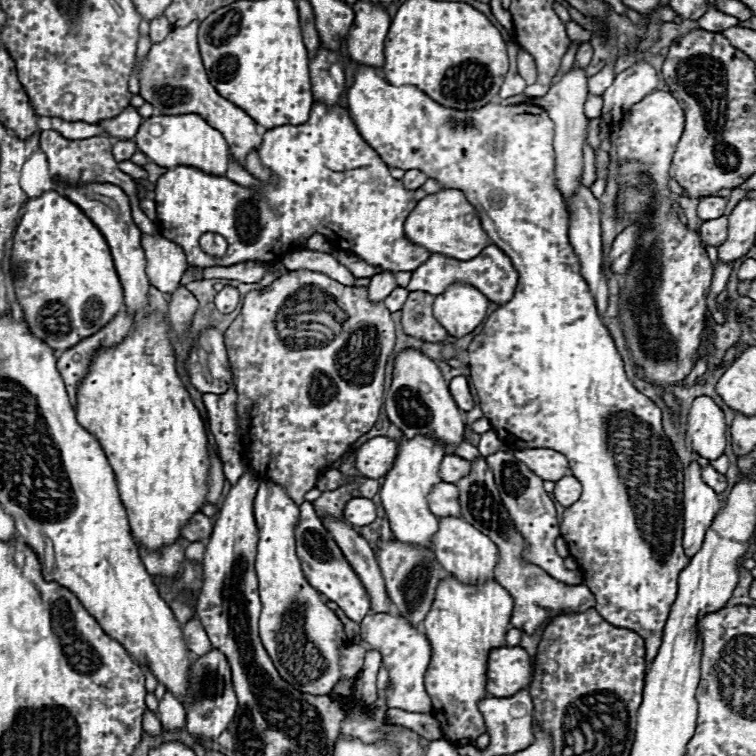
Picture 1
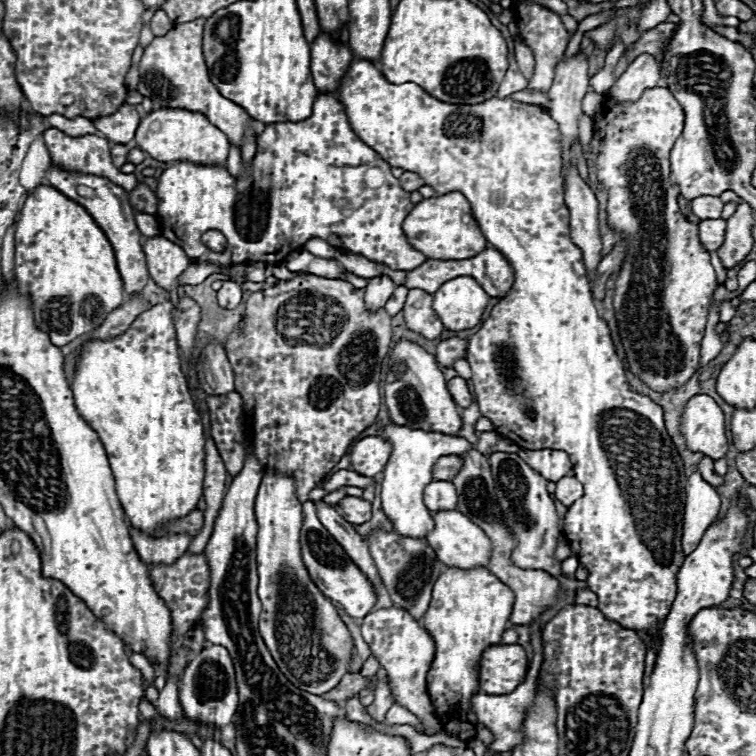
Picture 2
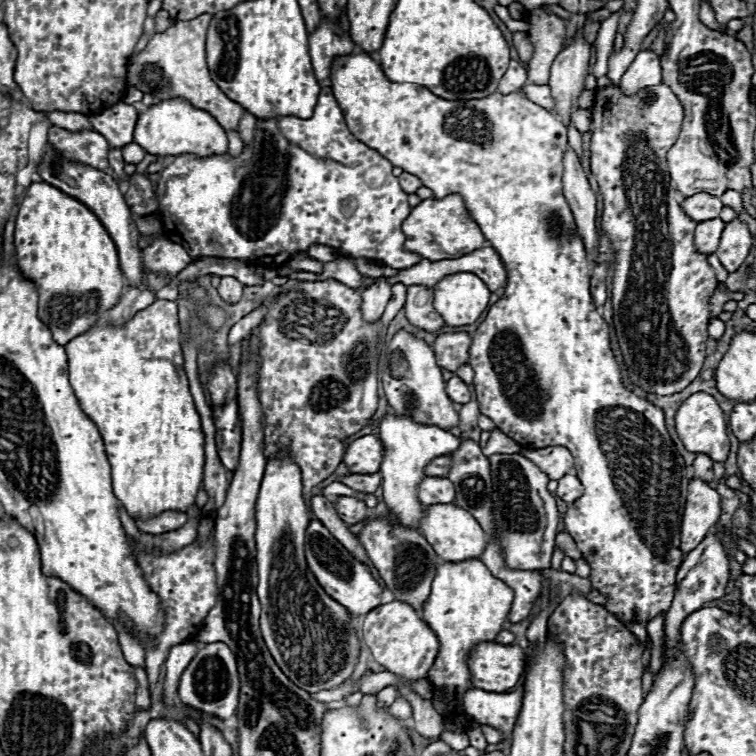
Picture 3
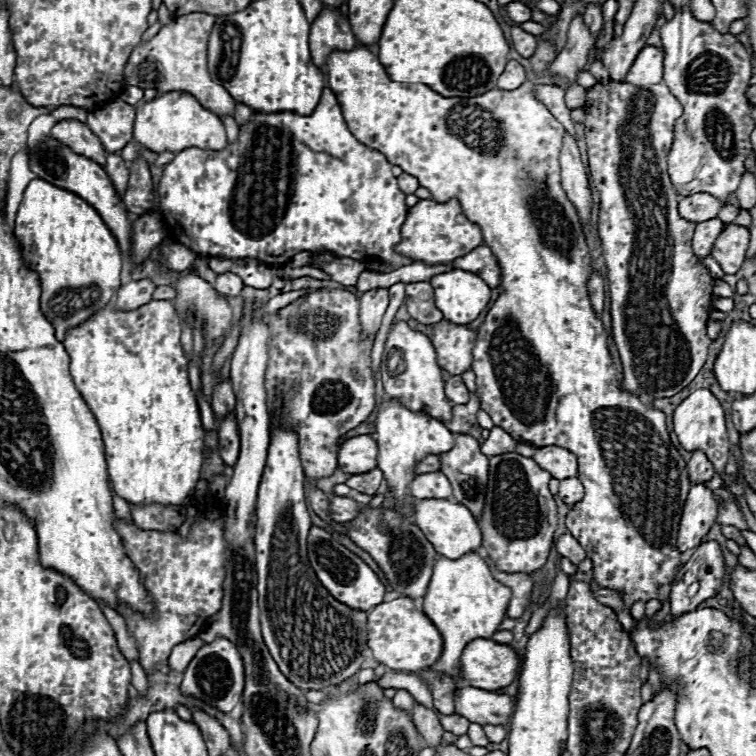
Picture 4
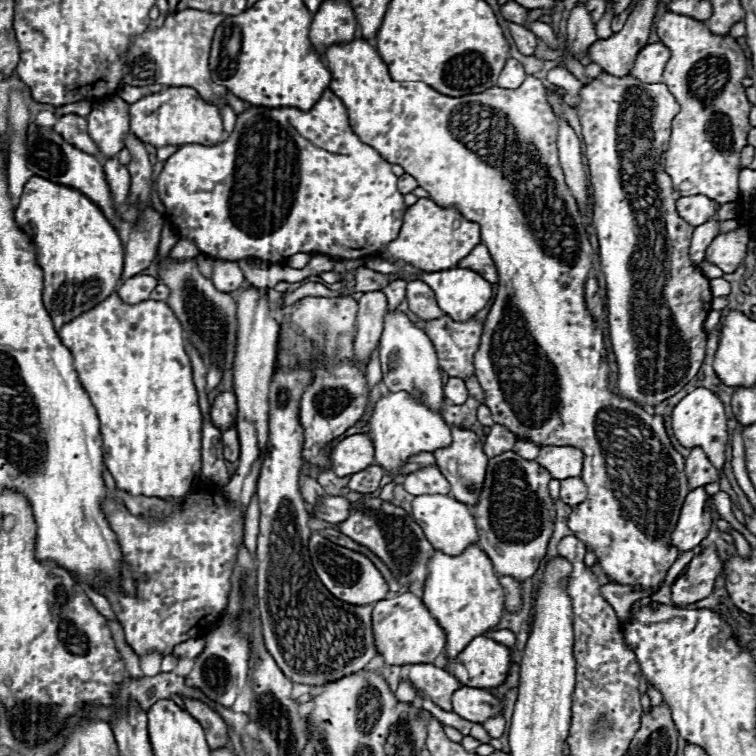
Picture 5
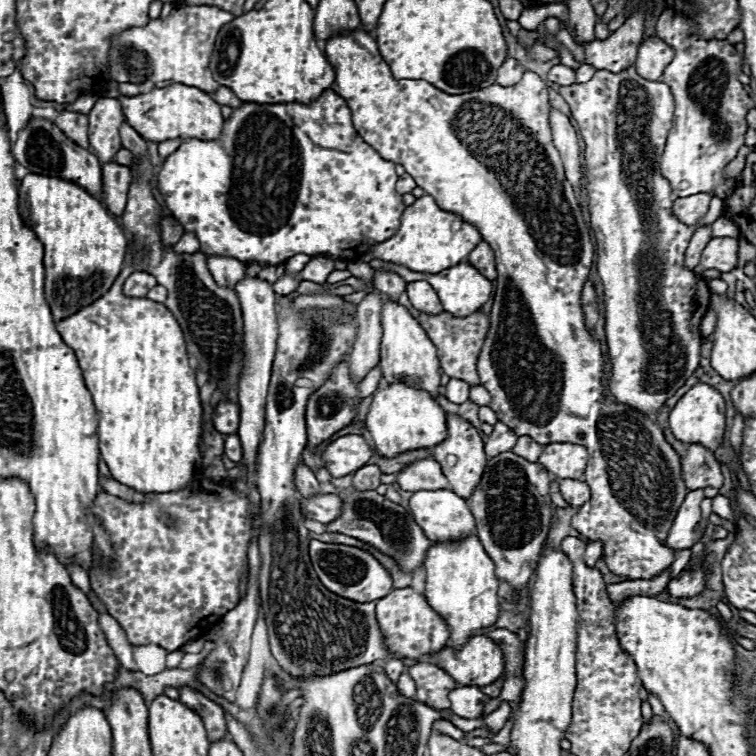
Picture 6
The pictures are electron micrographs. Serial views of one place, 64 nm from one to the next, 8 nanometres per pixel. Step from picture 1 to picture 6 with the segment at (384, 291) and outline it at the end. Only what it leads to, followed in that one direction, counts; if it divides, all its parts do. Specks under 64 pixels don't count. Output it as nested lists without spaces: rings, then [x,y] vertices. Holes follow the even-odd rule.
[[[368,294],[356,308],[358,340],[354,342],[352,354],[348,356],[350,376],[360,382],[380,360],[380,338],[382,338],[382,298],[378,294]]]

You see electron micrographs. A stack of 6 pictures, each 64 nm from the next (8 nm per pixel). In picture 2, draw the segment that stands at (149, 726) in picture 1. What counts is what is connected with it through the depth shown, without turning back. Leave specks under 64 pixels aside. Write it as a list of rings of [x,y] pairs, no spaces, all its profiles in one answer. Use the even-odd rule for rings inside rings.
[[[146,696],[140,700],[138,710],[140,710],[140,716],[144,716],[148,722],[154,722],[154,718],[156,718],[156,706],[150,704],[150,702],[146,700]]]

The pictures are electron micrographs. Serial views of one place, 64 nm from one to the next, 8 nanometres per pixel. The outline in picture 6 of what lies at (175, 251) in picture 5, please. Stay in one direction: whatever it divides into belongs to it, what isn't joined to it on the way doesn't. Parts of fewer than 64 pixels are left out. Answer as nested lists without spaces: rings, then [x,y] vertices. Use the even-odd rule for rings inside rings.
[[[184,232],[184,236],[180,238],[180,242],[174,244],[174,250],[176,250],[178,254],[182,254],[182,252],[186,252],[186,254],[198,252],[198,250],[200,250],[200,244],[198,244],[196,234],[194,234],[194,232]]]

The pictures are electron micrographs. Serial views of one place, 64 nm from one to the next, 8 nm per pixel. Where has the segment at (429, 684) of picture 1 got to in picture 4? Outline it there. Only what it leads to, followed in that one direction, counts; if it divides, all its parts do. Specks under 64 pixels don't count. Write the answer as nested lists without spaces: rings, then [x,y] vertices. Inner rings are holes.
[[[468,552],[456,560],[438,556],[432,580],[424,596],[424,614],[434,622],[434,626],[440,630],[444,638],[442,656],[438,664],[432,666],[432,670],[442,672],[458,682],[460,680],[458,666],[464,646],[476,638],[490,638],[504,620],[508,602],[510,602],[510,588],[494,580],[486,560],[478,552]]]

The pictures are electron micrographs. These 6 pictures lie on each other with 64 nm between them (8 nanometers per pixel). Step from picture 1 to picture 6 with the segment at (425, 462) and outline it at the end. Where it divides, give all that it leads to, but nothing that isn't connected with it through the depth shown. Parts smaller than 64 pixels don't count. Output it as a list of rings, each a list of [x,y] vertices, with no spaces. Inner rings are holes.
[[[380,382],[366,416],[366,428],[370,430],[380,456],[396,456],[408,450],[432,448],[446,440],[446,414],[438,400],[422,388],[404,382]]]

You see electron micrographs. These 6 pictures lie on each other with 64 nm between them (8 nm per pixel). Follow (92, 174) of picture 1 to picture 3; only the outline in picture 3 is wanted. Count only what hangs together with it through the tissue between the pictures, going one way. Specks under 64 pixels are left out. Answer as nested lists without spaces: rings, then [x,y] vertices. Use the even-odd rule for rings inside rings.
[[[52,126],[48,132],[48,142],[66,158],[90,164],[98,170],[112,174],[112,170],[108,168],[110,146],[106,144],[106,140],[102,140],[102,136],[98,136],[98,132],[92,130],[70,132],[66,128]]]

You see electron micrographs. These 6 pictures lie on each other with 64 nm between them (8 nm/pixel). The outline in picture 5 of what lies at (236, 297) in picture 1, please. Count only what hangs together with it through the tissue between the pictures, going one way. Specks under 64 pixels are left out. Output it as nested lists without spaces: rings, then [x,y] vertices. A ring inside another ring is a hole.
[[[214,260],[212,262],[212,282],[222,292],[234,292],[242,286],[244,274],[234,260]]]

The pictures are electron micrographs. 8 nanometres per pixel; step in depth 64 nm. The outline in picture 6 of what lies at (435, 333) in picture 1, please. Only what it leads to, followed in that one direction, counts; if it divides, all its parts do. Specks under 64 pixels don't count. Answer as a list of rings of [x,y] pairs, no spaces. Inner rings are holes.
[[[424,280],[410,282],[408,288],[406,288],[406,292],[408,292],[410,302],[414,304],[414,308],[420,310],[420,312],[434,314],[434,312],[442,312],[444,310],[442,304],[440,304],[440,298],[436,294],[436,290],[428,282],[424,282]]]

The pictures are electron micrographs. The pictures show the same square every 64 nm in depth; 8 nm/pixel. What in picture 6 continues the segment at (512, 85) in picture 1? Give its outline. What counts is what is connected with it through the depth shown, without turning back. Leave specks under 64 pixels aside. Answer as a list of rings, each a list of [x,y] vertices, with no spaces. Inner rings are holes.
[[[506,58],[504,64],[498,70],[498,80],[496,82],[502,84],[502,86],[516,84],[522,78],[522,72],[524,72],[524,68],[518,64],[516,58]]]

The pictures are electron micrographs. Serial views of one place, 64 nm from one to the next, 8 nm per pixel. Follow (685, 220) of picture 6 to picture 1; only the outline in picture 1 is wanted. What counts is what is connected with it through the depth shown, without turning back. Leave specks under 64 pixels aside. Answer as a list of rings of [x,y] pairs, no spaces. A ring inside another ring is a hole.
[[[706,196],[706,198],[700,198],[700,202],[696,206],[696,212],[702,220],[714,220],[714,218],[724,214],[726,202],[728,200],[720,198],[720,196]]]

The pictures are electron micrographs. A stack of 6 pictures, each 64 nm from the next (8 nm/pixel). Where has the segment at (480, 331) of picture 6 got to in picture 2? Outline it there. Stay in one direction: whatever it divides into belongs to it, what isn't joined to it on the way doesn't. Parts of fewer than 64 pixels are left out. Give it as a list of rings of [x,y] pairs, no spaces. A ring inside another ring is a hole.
[[[454,336],[454,338],[444,338],[444,340],[440,340],[438,346],[436,346],[436,362],[438,362],[440,366],[452,368],[452,364],[454,364],[456,360],[464,358],[466,346],[468,346],[468,342],[462,340],[462,338],[456,338],[456,336]]]

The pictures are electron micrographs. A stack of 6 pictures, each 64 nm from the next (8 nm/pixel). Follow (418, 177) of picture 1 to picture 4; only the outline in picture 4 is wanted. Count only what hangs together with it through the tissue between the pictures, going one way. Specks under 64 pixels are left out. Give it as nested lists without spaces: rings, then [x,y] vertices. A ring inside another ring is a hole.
[[[410,174],[398,176],[398,184],[400,184],[400,190],[402,190],[404,194],[412,194],[412,192],[416,192],[416,188],[420,186],[418,180],[416,180],[414,176],[410,176]]]

